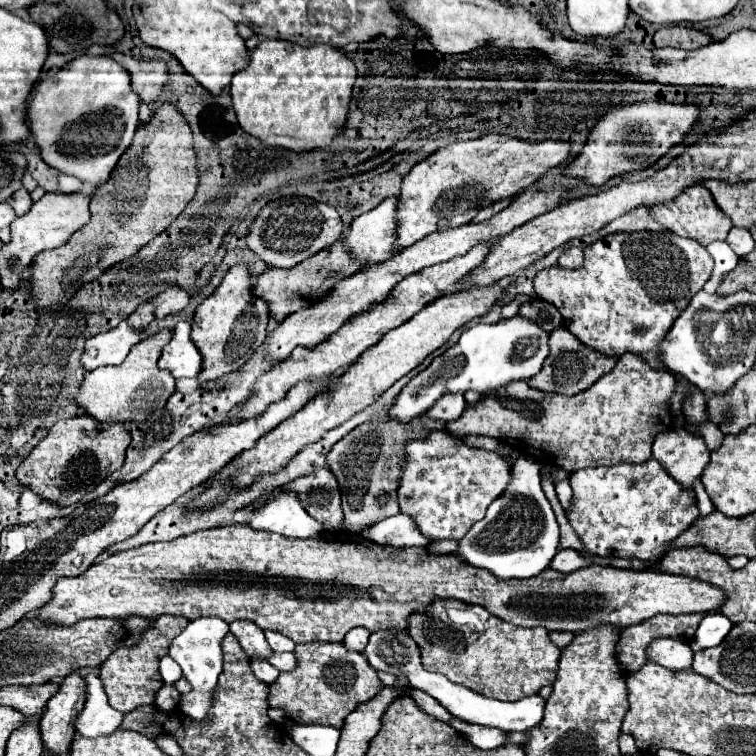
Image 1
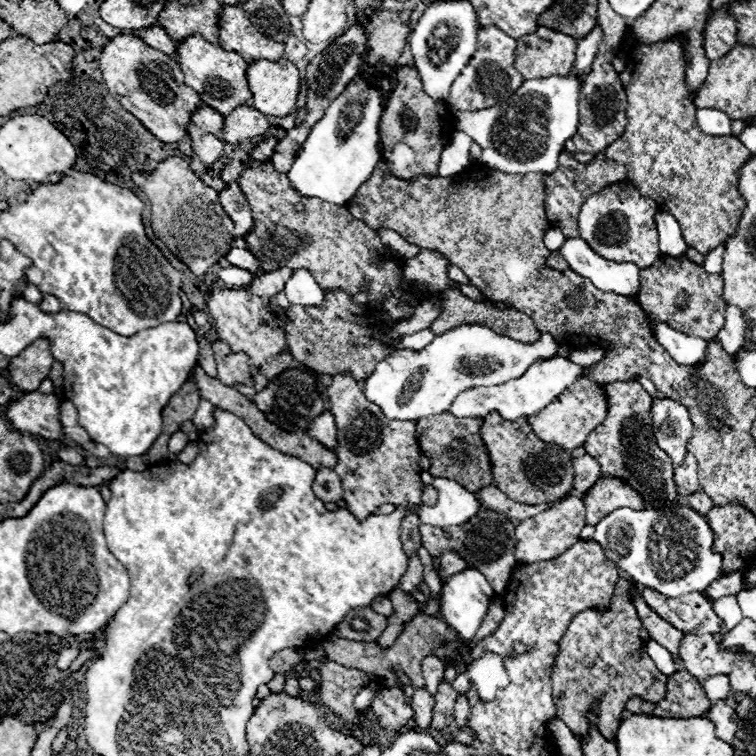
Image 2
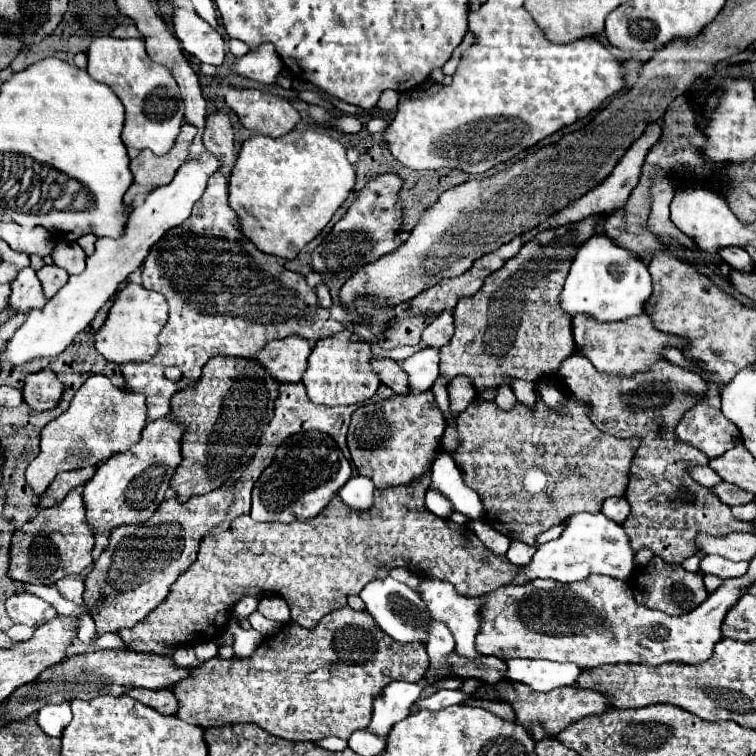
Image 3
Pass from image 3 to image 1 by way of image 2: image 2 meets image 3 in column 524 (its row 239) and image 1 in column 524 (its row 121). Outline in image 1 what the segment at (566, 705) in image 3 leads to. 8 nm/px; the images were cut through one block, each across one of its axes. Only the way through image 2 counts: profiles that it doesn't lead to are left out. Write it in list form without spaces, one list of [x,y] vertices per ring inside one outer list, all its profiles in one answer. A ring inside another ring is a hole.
[[[436,598],[424,612],[414,612],[408,618],[406,630],[420,648],[422,664],[430,672],[440,672],[456,684],[464,684],[488,698],[496,700],[520,700],[524,696],[538,694],[542,686],[552,686],[558,662],[560,648],[550,640],[546,628],[518,628],[506,620],[494,618],[486,608],[466,604],[460,600],[442,600]]]

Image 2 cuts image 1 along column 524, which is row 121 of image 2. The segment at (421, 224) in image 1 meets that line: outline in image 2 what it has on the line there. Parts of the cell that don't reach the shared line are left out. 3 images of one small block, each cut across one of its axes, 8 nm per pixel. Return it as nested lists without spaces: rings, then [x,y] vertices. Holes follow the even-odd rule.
[[[118,34],[114,36],[102,50],[100,70],[110,94],[134,114],[160,142],[172,144],[180,142],[186,136],[186,126],[190,122],[190,112],[202,106],[200,96],[188,88],[184,82],[178,84],[166,68],[158,68],[150,56],[146,56],[150,48],[134,34]]]

